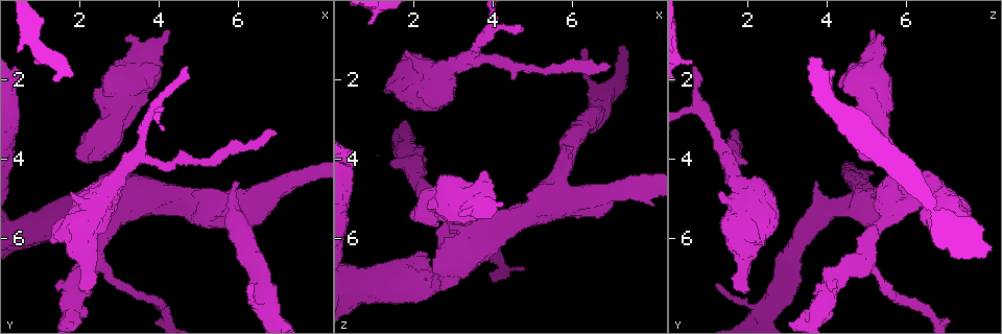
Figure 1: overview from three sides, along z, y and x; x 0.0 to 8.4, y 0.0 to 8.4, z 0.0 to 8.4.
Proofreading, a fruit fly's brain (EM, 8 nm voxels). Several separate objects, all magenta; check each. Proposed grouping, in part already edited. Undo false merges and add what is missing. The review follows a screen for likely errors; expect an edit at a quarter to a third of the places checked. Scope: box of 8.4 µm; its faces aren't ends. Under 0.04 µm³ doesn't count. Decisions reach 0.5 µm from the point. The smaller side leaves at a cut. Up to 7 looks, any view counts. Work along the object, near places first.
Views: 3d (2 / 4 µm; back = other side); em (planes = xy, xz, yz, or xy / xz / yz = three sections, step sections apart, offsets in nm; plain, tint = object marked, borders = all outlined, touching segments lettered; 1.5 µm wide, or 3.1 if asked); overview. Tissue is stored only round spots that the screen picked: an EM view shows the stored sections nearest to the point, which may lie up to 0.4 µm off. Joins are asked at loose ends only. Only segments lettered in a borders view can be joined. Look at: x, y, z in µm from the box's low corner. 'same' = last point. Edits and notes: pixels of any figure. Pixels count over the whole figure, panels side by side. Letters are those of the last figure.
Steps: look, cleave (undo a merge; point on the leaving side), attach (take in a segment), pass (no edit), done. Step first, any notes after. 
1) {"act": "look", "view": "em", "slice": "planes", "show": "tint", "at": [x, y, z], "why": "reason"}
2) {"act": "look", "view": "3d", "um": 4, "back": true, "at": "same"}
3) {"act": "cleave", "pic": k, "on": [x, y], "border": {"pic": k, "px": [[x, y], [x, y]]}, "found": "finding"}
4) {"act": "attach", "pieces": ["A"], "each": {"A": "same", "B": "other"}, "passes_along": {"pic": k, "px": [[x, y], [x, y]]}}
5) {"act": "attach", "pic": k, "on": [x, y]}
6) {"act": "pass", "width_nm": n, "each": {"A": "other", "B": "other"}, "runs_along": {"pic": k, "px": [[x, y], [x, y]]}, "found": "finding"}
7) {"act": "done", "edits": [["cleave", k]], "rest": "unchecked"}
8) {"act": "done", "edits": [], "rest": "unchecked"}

{"act": "look", "view": "3d", "um": 4, "at": [6.85, 3.35, 1.65], "why": "an open end"}

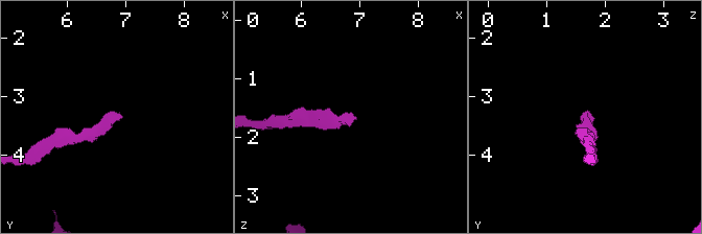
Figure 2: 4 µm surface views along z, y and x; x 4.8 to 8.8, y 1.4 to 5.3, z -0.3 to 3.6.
{"act": "look", "view": "em", "slice": "planes", "show": "borders", "at": [6.90, 3.30, 1.65], "why": "shape alone is not enough"}

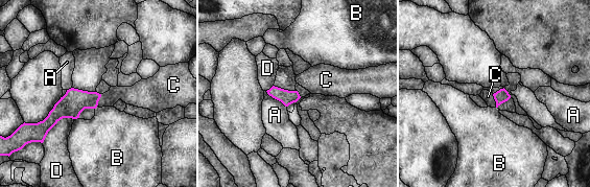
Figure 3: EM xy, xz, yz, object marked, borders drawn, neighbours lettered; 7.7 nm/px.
{"act": "attach", "pieces": ["C"], "width_nm": 100, "each": {"A": "other", "B": "other", "C": "same", "D": "other"}, "passes_along": {"pic": 3, "px": [[502, 95], [495, 100], [488, 96]]}, "found": "it goes on there"}

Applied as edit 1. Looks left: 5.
{"act": "look", "view": "overview", "why": "redraw"}

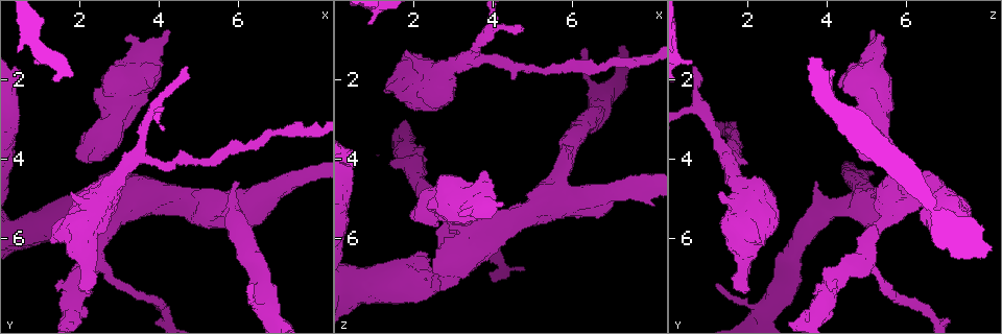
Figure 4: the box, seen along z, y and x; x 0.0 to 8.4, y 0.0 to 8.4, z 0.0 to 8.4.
{"act": "look", "view": "em", "slice": "planes", "show": "tint", "at": [4.15, 0.75, 5.20], "why": "an open end"}

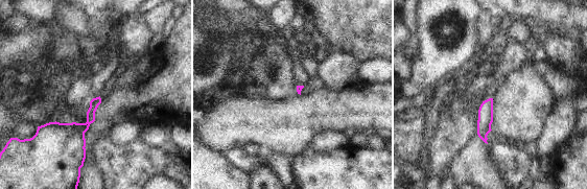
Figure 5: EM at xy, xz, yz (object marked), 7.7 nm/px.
{"act": "look", "view": "em", "slice": "planes", "show": "borders", "at": "same"}

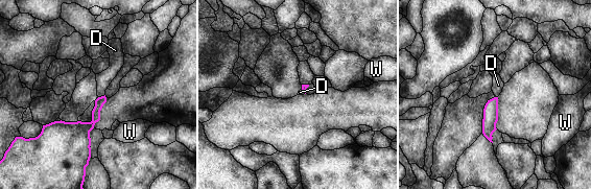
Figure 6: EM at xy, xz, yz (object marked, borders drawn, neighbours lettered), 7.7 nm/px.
{"act": "attach", "pieces": ["D"], "each": {"D": "same", "W": "other"}, "found": "the neuron continues"}

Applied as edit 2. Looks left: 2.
{"act": "look", "view": "em", "slice": "yz", "step": 4, "show": "borders", "at": [1.80, 4.85, 1.30], "why": "free end"}

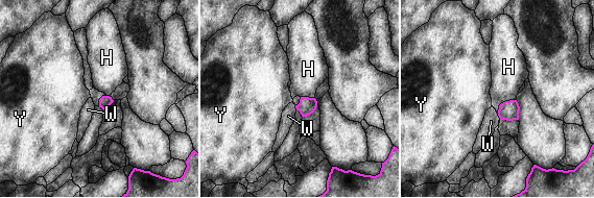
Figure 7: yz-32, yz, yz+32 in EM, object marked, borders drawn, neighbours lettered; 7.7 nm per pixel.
{"act": "pass", "each": {"H": "other", "W": "other", "Y": "other"}, "border": {"pic": 7, "px": [[516, 99], [503, 101], [497, 113]]}, "found": "none of them fits"}

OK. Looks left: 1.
{"act": "done", "edits": [["attach", 3], ["attach", 6]], "rest": "unchecked"}

